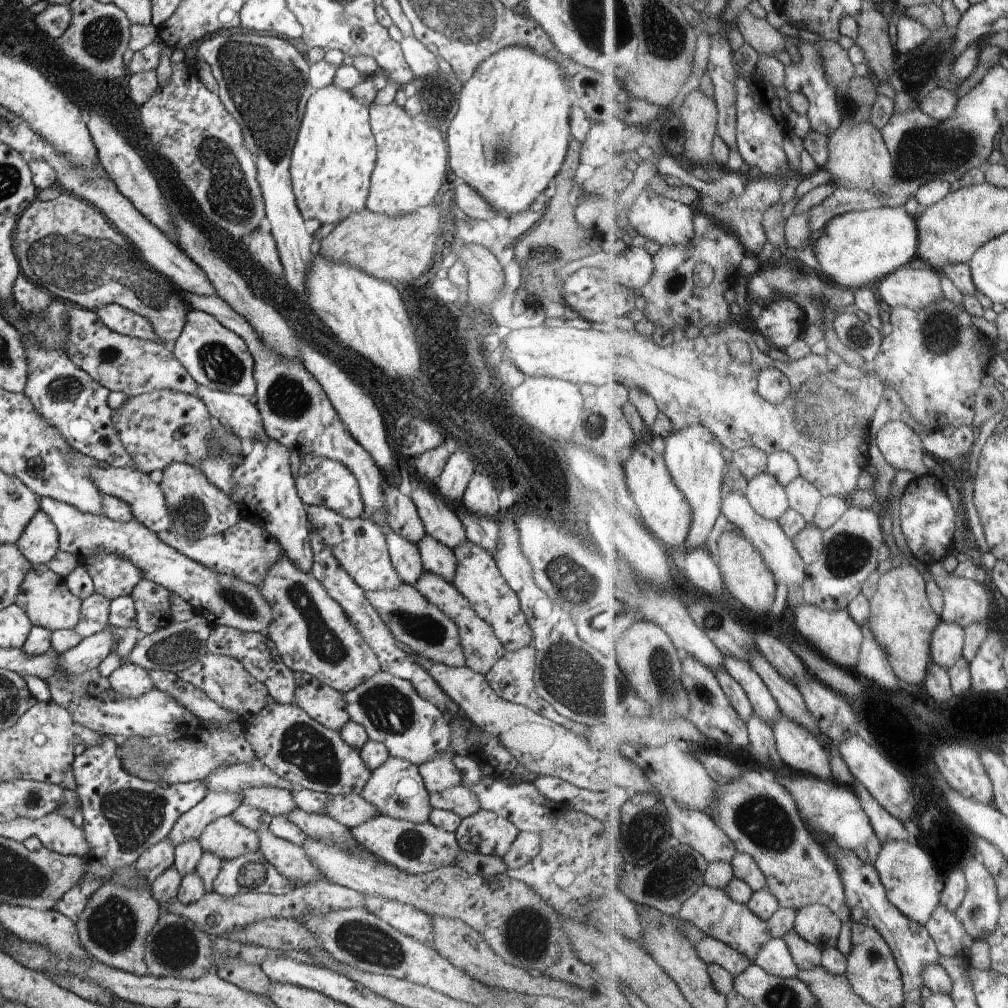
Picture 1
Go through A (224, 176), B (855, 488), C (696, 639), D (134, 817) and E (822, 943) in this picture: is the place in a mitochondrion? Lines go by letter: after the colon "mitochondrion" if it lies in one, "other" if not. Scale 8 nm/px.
A: mitochondrion
B: other
C: other
D: mitochondrion
E: other

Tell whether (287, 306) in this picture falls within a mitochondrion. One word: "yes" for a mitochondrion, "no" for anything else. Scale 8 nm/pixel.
no

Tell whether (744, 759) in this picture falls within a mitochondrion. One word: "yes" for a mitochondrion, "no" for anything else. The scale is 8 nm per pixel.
no

